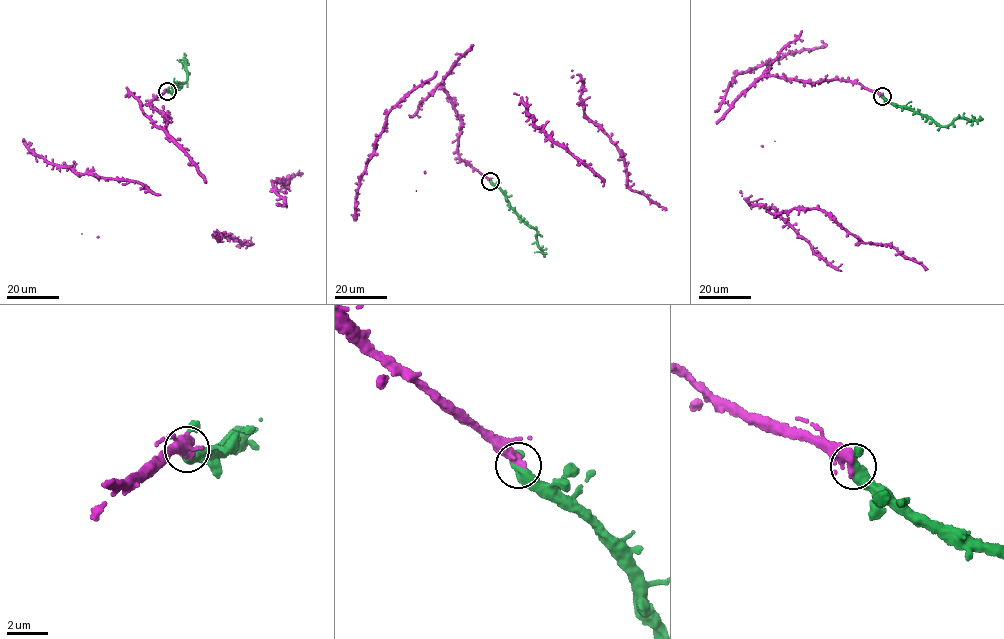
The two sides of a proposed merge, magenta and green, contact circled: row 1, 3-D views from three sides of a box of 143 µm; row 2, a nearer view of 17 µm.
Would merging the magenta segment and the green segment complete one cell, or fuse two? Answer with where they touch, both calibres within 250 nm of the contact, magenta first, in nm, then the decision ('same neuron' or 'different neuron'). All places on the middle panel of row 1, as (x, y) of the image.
at (490, 181); 550 nm thick on the magenta side, 400 nm on the other; same neuron

